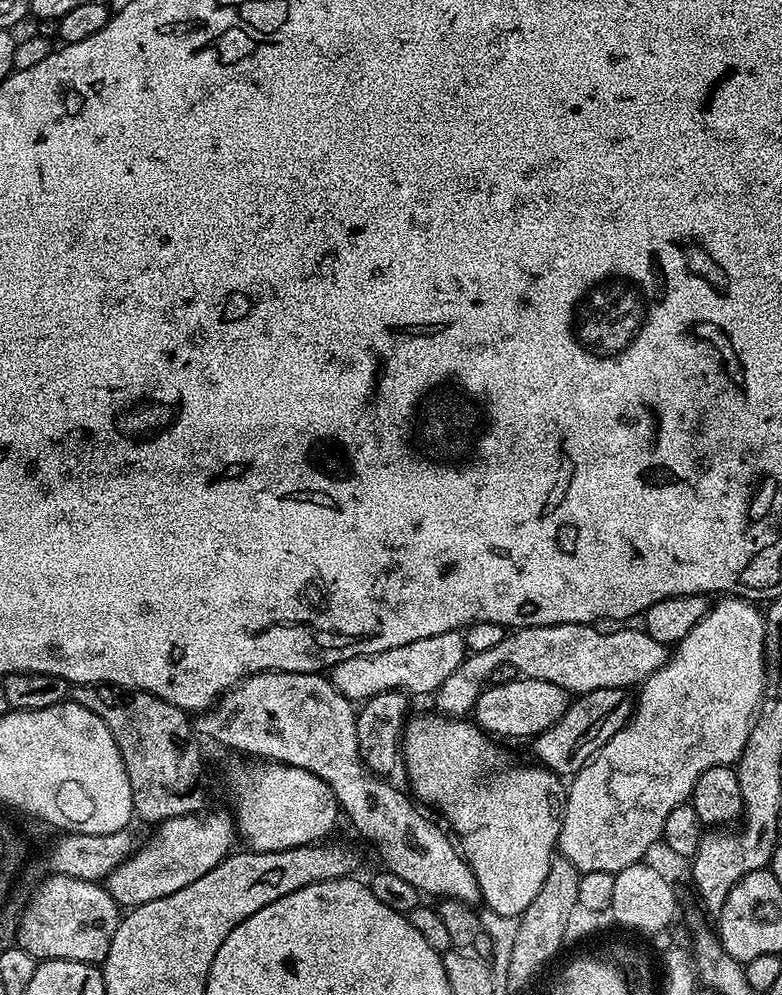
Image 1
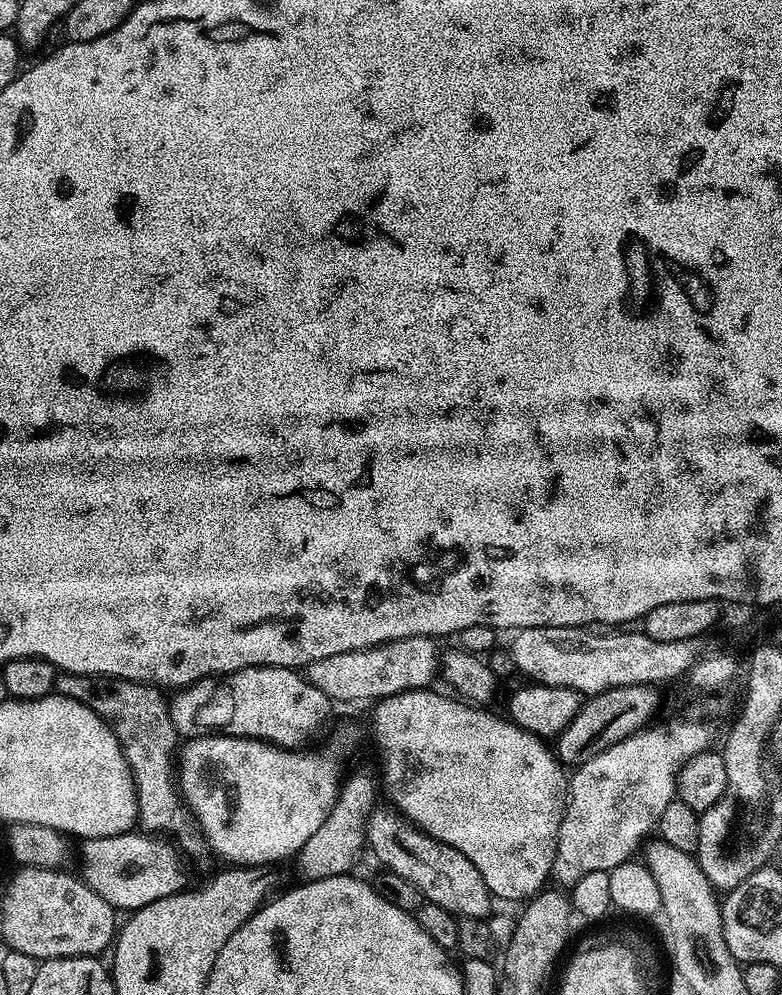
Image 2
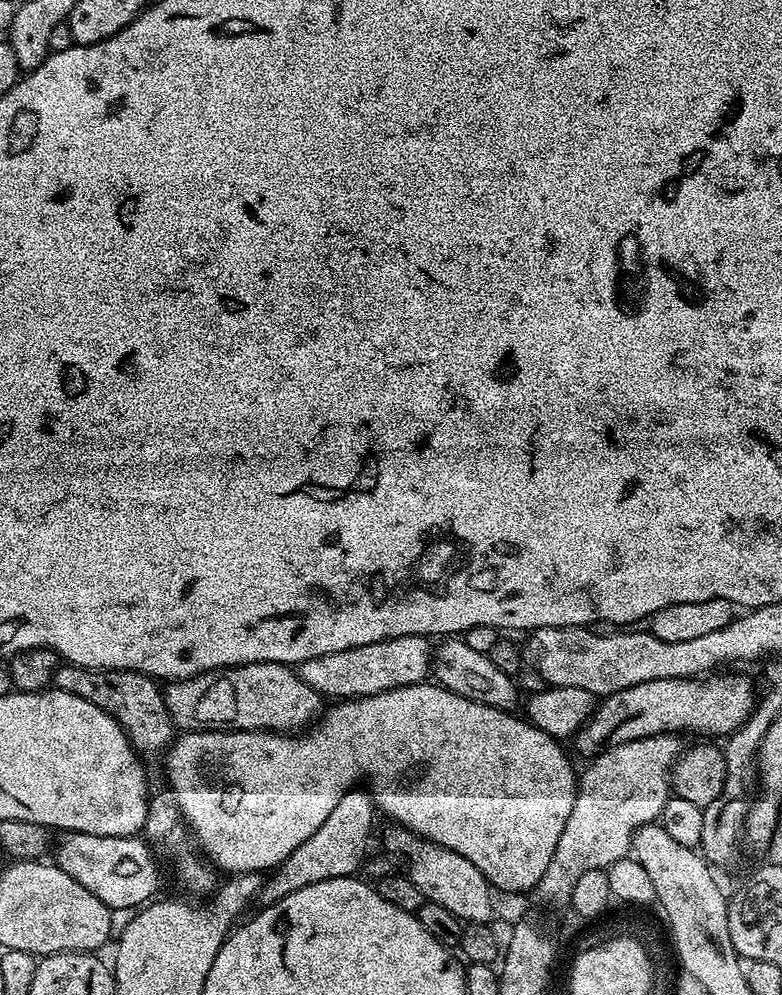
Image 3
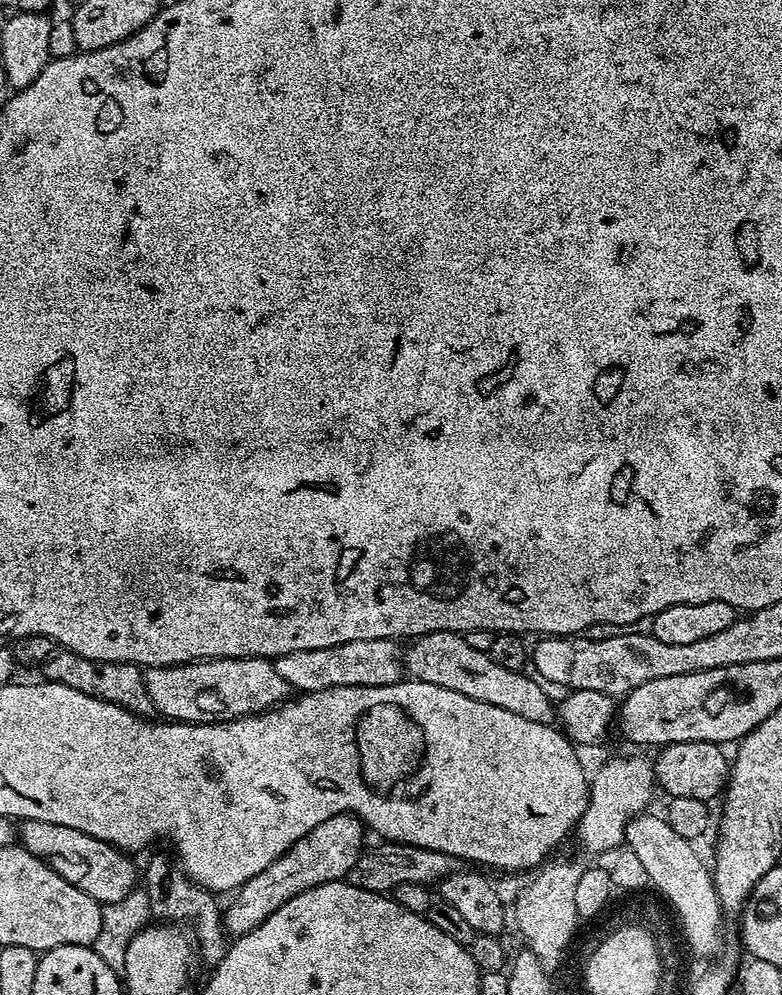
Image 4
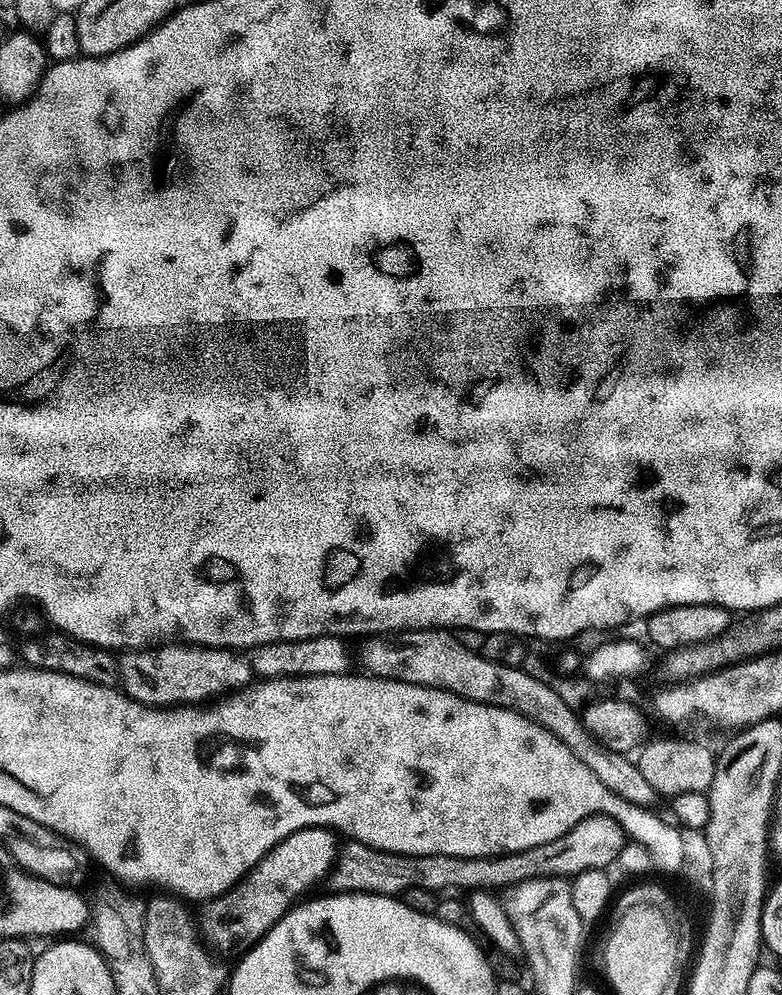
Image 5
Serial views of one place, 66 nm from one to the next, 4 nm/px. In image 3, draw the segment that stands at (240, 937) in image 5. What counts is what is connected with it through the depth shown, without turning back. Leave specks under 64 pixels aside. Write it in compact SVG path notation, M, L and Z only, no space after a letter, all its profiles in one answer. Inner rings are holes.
M359 791L347 792L330 810L330 818L284 859L265 879L258 897L261 905L267 906L286 898L286 894L294 894L294 890L302 890L302 886L310 886L314 882L326 882L330 878L356 876L365 863L368 852L368 839L372 836L372 812L374 805L367 795L359 796ZM365 855L365 856L364 856ZM361 863L361 864L360 864ZM273 875L273 876L272 876ZM272 876L272 877L271 877Z

